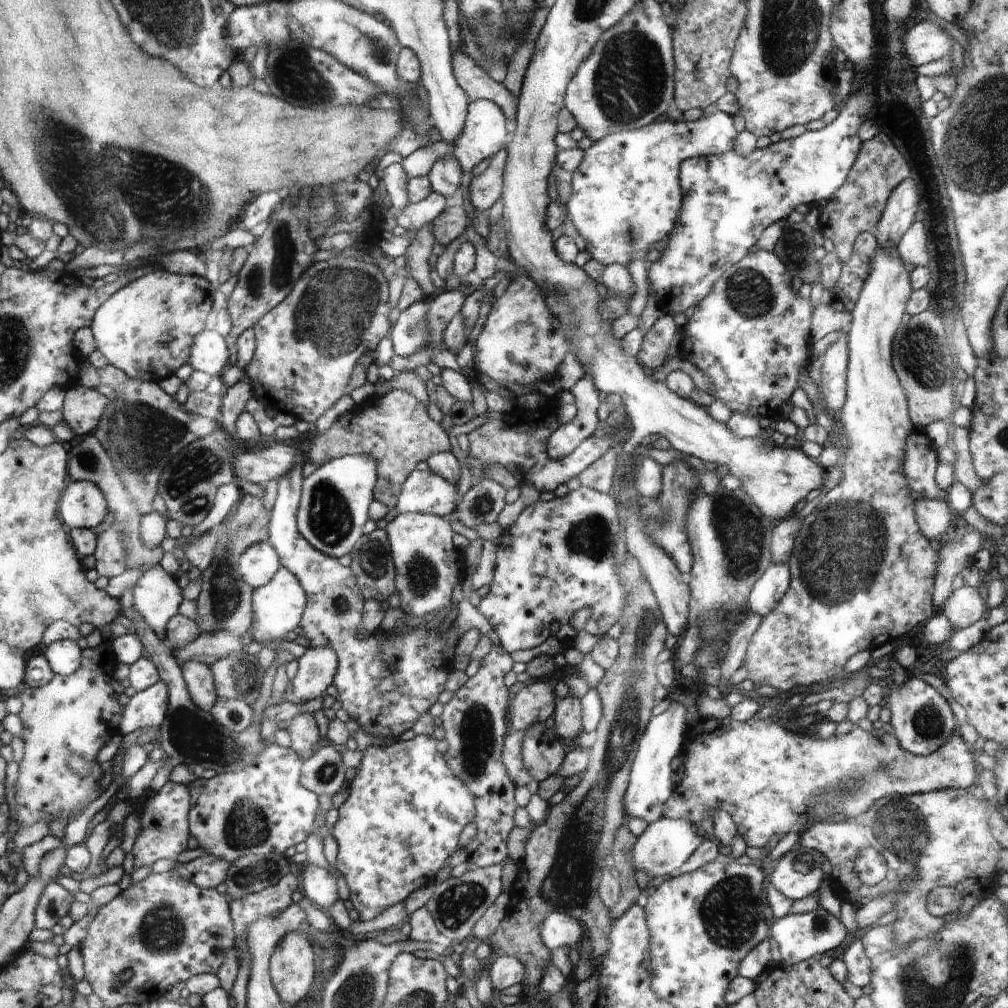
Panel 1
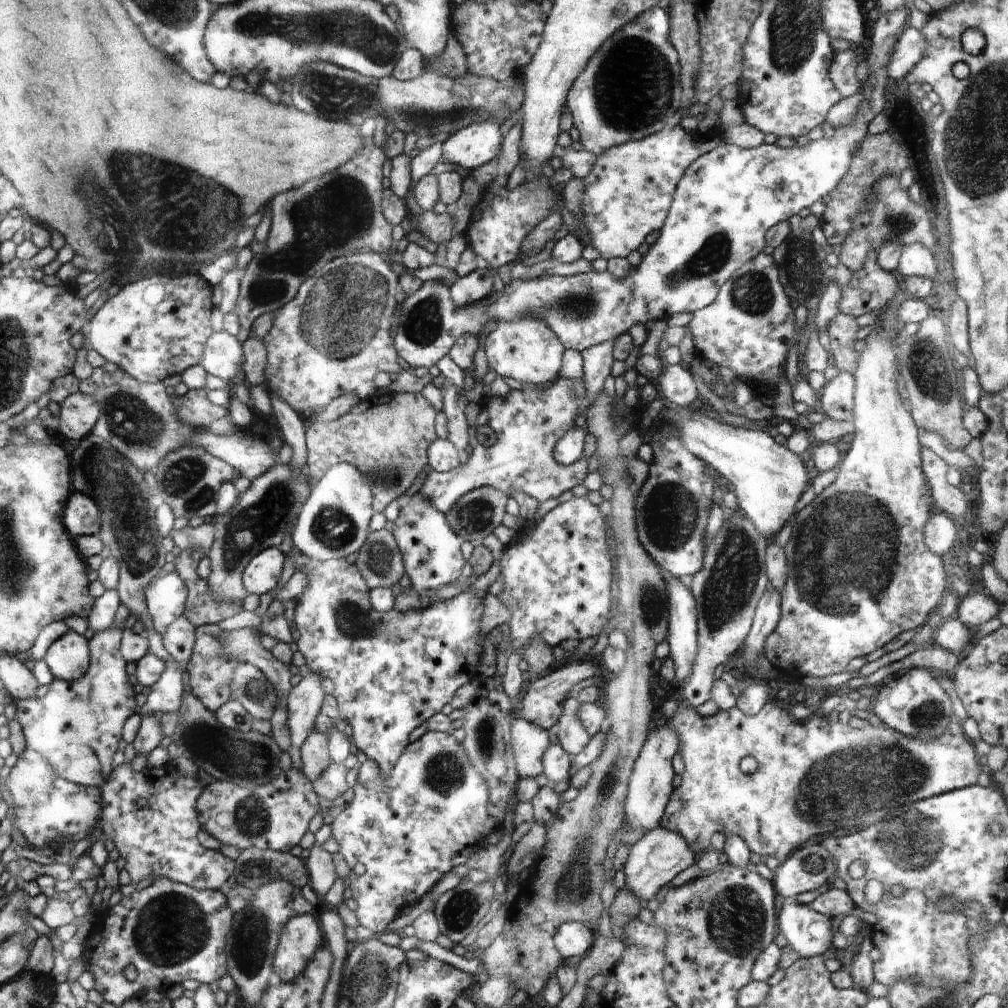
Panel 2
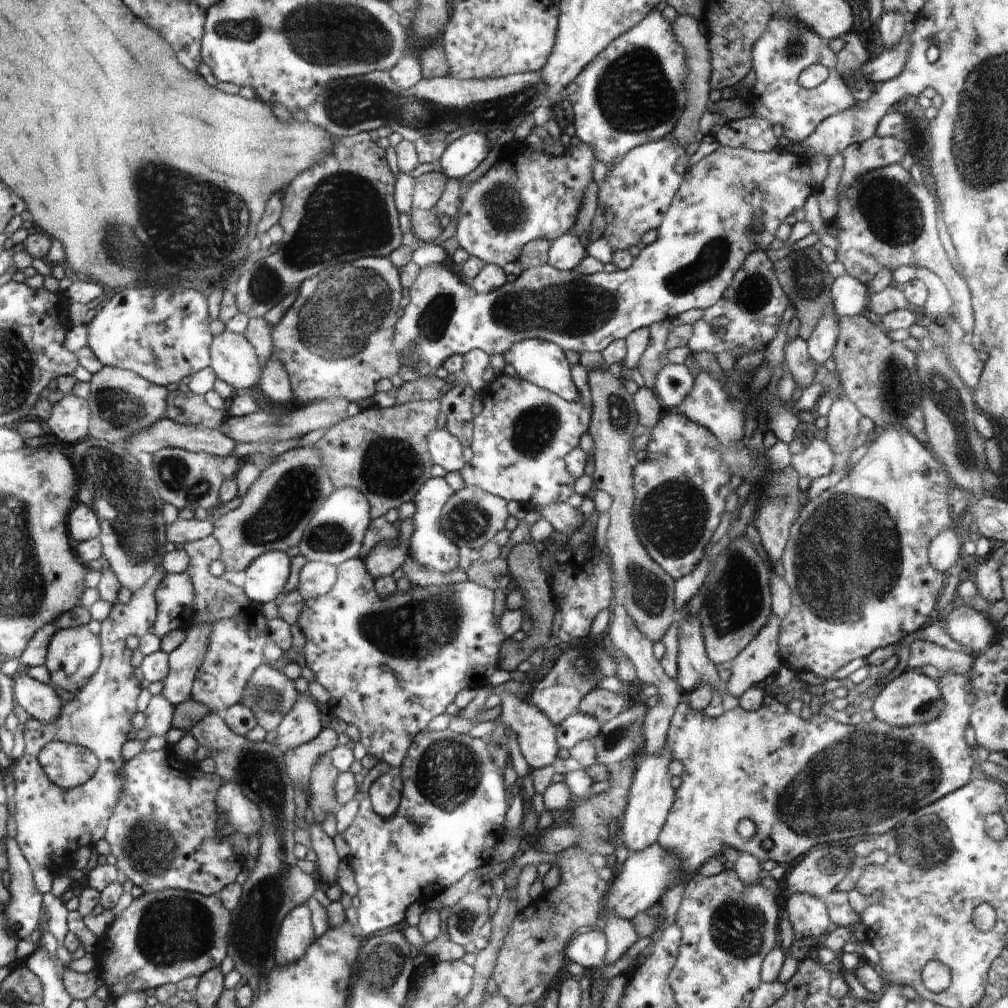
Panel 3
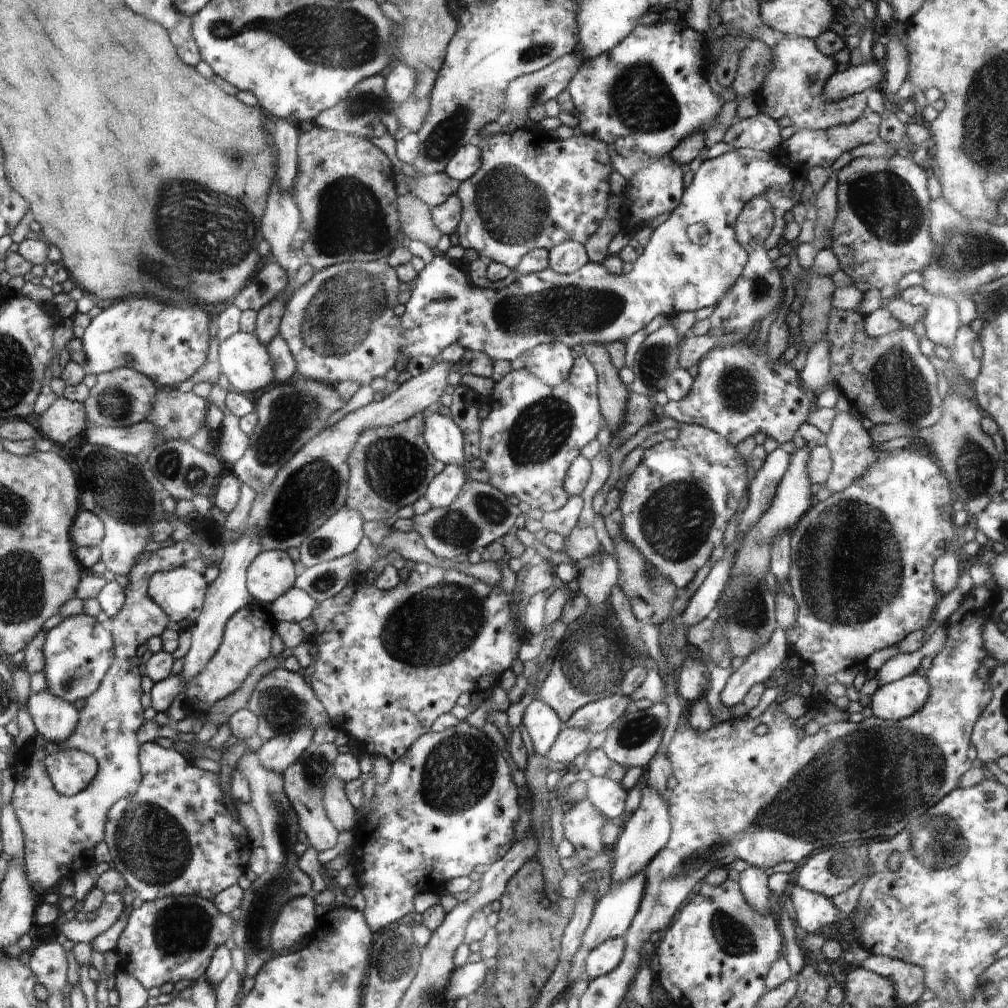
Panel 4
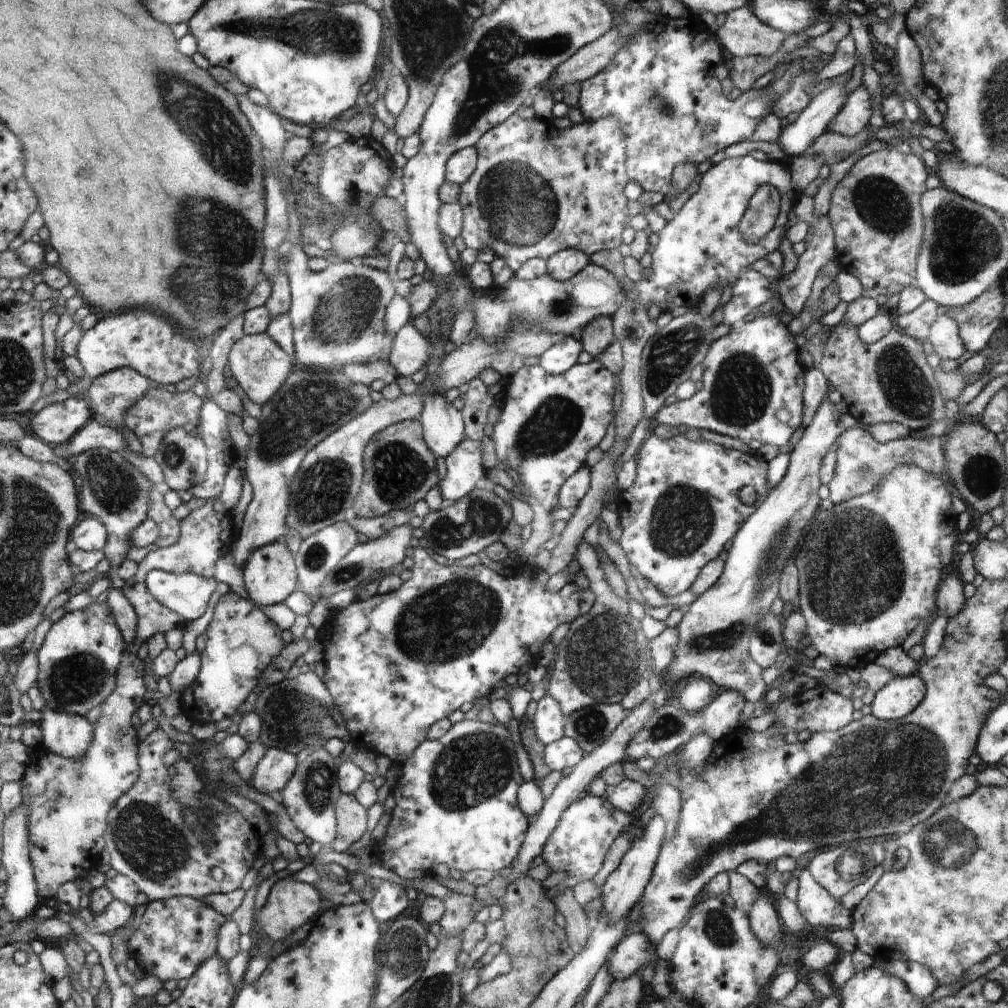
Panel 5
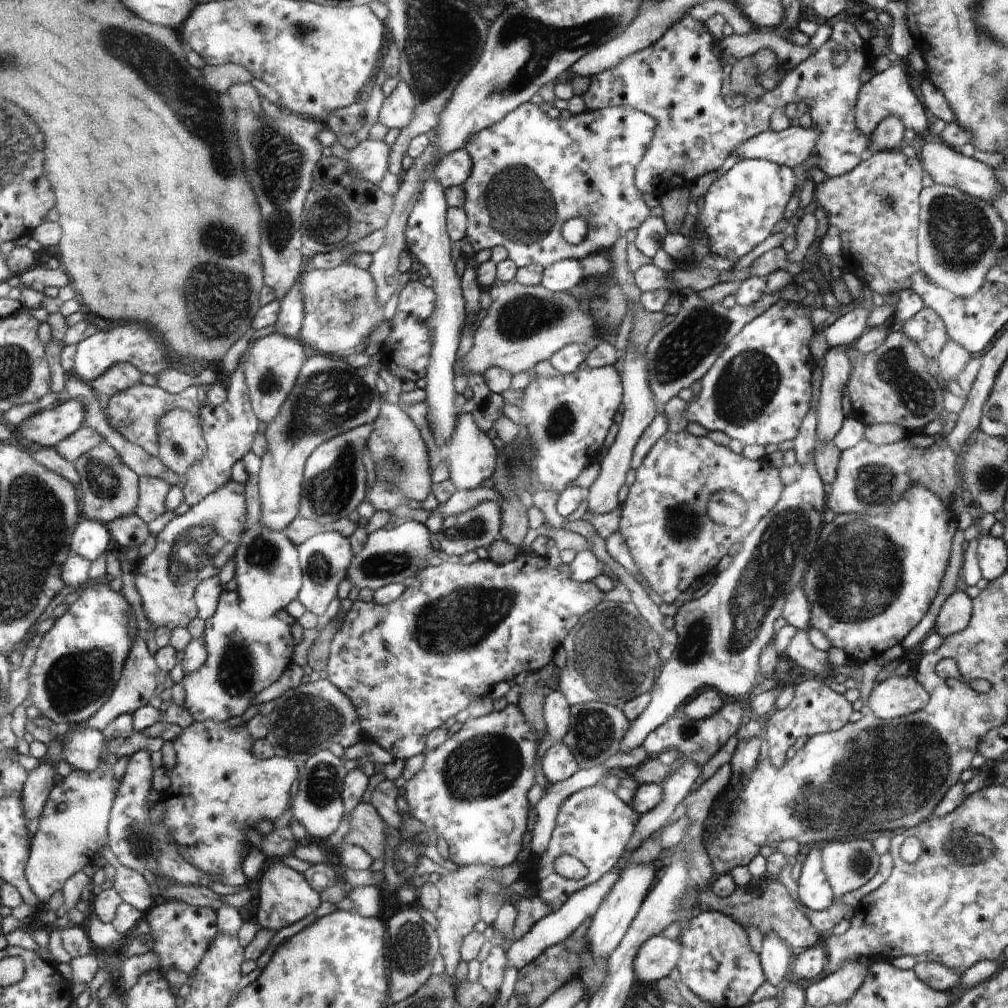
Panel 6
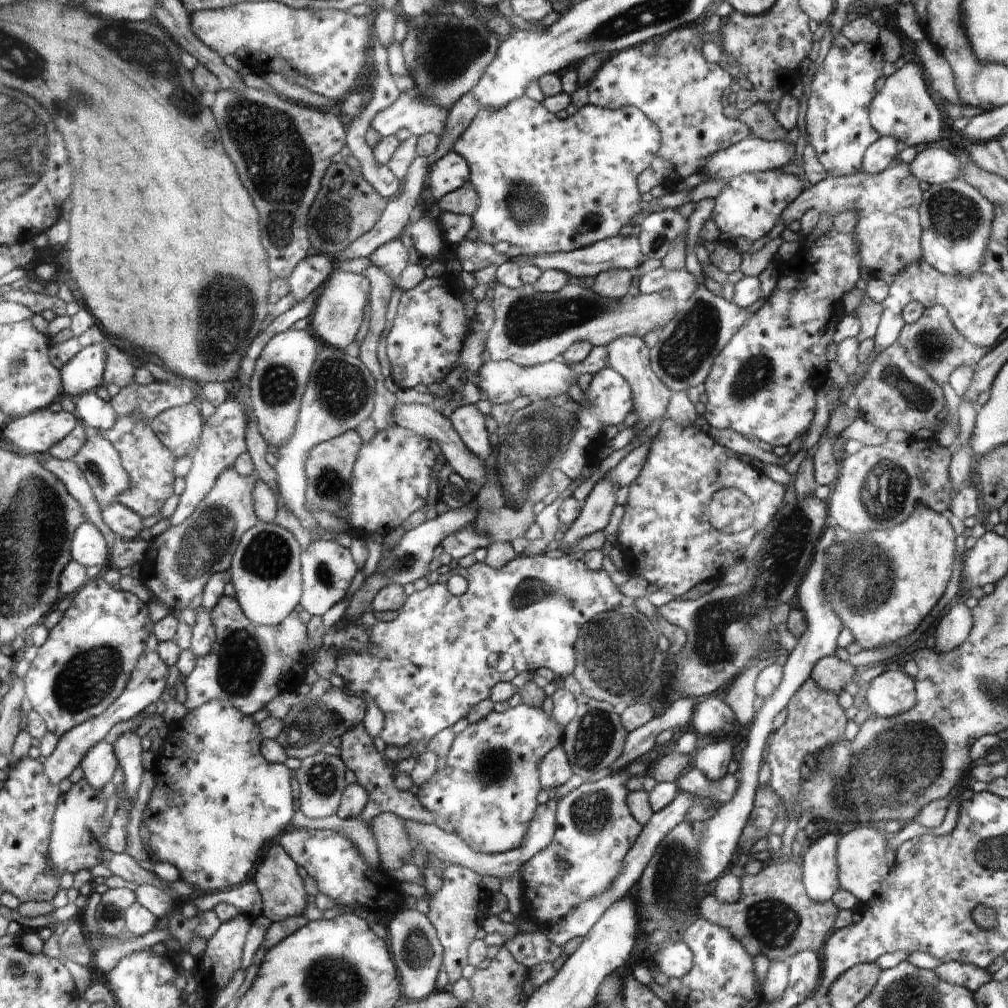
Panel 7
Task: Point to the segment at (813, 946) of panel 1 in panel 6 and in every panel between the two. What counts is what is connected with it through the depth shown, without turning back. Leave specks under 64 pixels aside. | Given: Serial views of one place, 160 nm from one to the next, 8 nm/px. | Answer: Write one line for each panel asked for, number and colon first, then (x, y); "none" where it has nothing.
2: (810, 933)
3: (808, 915)
4: (814, 911)
5: (817, 905)
6: (814, 892)

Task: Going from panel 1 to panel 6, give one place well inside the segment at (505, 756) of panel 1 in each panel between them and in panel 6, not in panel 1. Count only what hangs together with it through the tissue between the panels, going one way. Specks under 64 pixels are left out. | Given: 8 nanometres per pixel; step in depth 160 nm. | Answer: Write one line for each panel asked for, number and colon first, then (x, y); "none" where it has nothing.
2: (529, 741)
3: (536, 733)
4: (544, 725)
5: (549, 720)
6: (556, 709)

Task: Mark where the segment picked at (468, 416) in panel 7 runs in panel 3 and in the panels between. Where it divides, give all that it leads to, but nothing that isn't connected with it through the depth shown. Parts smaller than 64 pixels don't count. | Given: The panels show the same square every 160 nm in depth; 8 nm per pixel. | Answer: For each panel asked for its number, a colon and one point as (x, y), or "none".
3: (428, 545)
4: (444, 488)
5: (464, 465)
6: (471, 453)

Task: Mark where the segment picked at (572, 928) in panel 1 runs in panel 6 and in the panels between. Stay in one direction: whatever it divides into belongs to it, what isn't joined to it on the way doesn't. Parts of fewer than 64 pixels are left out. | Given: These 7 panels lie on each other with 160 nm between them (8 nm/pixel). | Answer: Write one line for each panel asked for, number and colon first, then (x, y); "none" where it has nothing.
2: (572, 939)
3: (589, 948)
4: (607, 956)
5: (634, 955)
6: (656, 958)

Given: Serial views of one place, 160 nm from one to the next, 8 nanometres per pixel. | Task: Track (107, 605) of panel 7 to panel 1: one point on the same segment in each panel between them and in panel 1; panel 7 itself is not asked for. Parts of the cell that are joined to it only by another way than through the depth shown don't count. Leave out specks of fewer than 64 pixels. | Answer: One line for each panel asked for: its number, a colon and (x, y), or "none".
1: (65, 656)
2: (69, 657)
3: (74, 654)
4: (78, 652)
5: (78, 662)
6: (77, 666)

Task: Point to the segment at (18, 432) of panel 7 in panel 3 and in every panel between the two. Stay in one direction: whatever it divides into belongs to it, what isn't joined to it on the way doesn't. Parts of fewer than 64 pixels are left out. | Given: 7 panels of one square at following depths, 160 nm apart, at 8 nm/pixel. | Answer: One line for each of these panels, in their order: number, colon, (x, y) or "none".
3: (69, 417)
4: (65, 419)
5: (54, 424)
6: (48, 428)

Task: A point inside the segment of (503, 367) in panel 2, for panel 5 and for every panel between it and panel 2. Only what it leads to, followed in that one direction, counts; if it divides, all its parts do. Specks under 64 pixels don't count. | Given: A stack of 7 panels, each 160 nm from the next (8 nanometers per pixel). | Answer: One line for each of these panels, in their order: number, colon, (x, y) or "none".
3: (543, 363)
4: (552, 362)
5: (562, 357)

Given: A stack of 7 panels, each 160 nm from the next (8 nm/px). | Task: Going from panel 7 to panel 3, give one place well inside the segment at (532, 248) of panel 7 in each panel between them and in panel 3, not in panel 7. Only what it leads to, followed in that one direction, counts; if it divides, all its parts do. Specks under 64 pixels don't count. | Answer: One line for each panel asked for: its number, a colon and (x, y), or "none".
3: (518, 199)
4: (532, 192)
5: (537, 190)
6: (531, 173)

